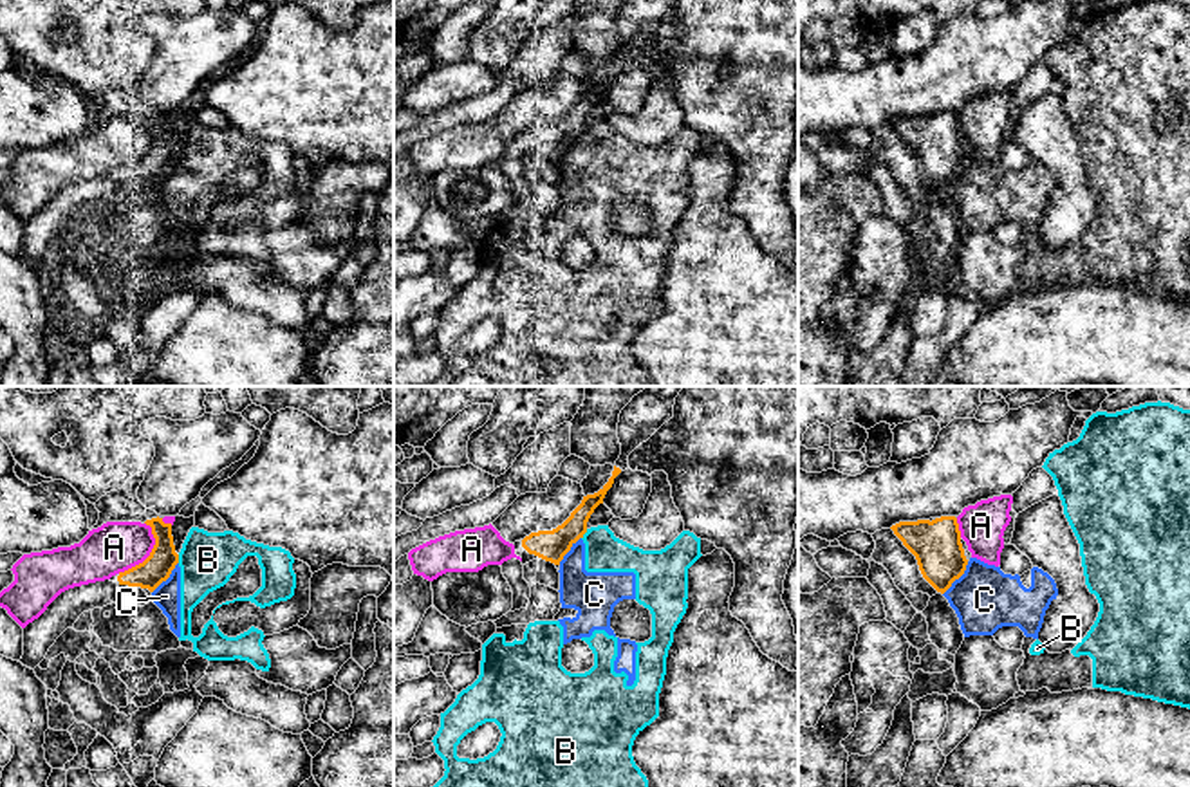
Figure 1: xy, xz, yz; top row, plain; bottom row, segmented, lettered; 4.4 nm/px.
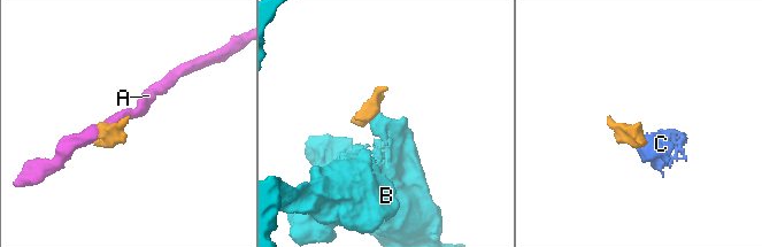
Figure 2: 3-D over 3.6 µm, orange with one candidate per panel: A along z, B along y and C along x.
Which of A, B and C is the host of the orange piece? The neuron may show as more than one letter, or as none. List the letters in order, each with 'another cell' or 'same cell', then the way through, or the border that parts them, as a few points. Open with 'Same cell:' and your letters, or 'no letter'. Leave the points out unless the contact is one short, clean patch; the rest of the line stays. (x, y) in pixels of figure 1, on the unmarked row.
Same cell: no letter
A: another cell
B: another cell; border xz (587, 125), (582, 134)
C: another cell

